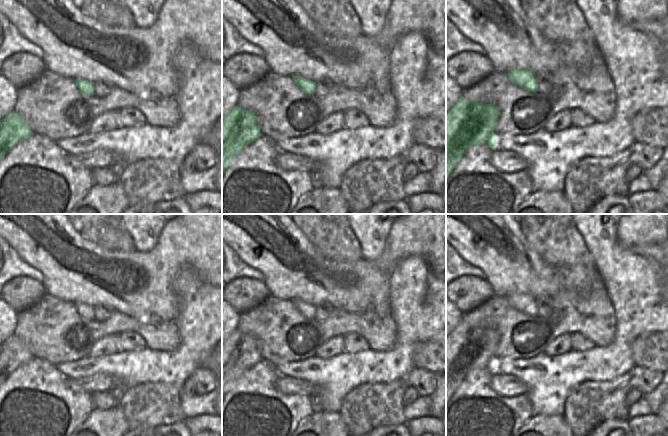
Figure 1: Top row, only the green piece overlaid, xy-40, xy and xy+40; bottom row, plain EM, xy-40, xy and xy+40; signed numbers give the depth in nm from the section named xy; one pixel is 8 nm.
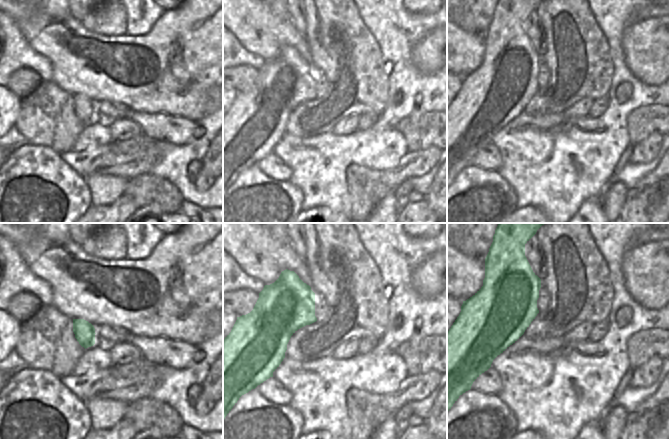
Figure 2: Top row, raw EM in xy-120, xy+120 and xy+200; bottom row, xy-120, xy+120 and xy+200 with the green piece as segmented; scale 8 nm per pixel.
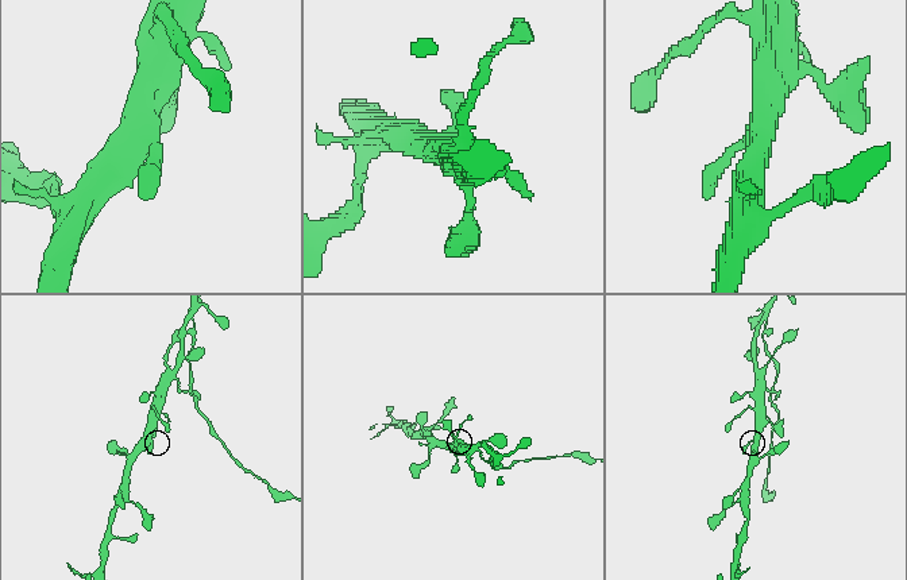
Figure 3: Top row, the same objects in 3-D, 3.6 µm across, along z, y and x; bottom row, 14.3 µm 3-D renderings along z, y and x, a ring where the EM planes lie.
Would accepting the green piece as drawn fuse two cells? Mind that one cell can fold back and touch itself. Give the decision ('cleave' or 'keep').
keep

